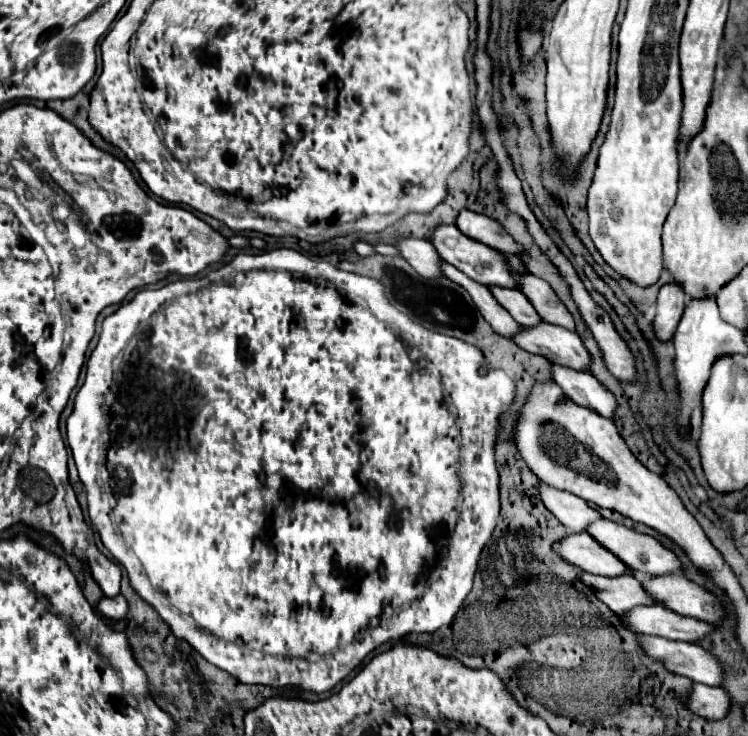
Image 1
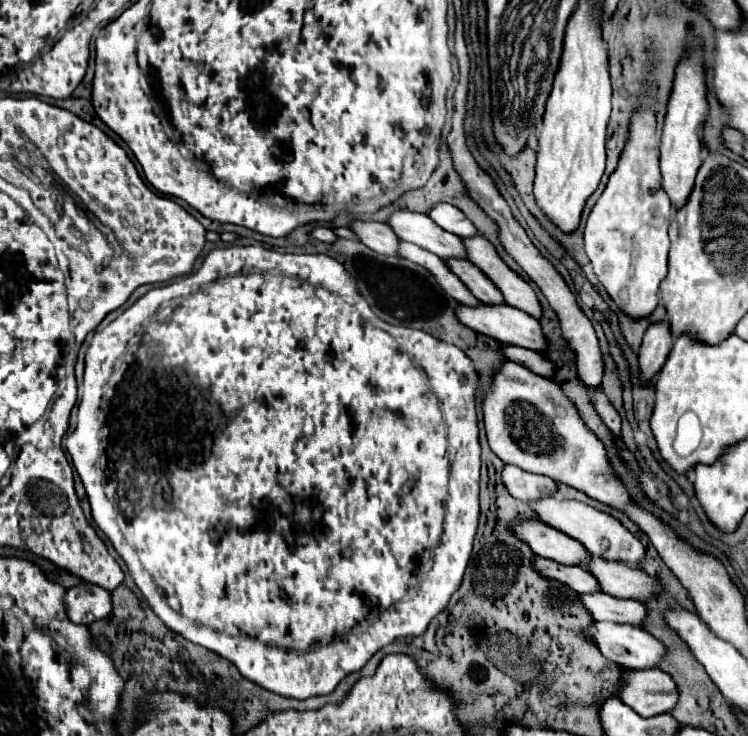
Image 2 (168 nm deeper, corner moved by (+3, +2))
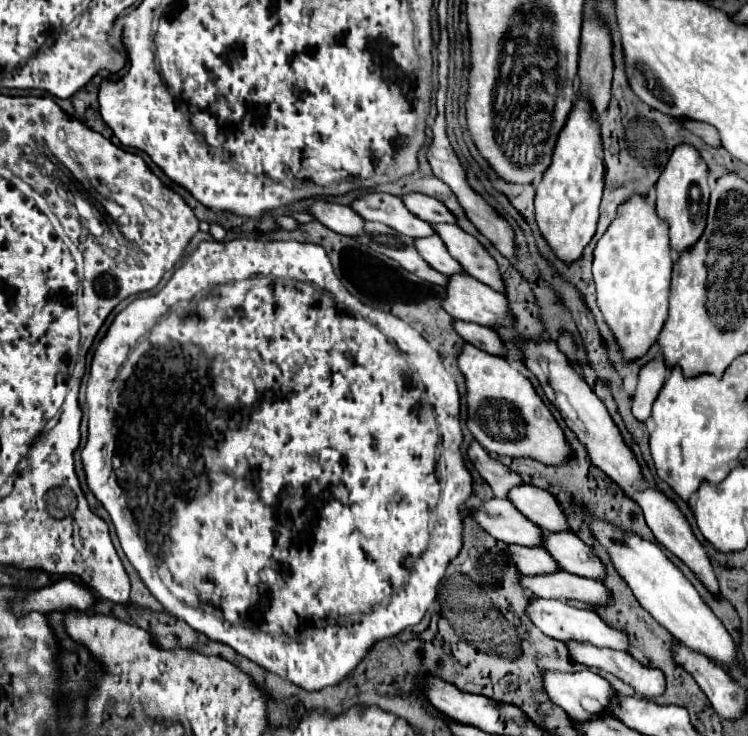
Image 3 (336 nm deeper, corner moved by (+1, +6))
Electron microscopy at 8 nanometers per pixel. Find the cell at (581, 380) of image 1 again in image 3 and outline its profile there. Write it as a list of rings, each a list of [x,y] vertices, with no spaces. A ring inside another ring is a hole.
[[[455,321],[455,331],[471,345],[493,353],[493,355],[501,355],[503,353],[503,341],[499,341],[499,333],[495,333],[489,327],[481,327],[475,323],[467,323],[467,321]]]

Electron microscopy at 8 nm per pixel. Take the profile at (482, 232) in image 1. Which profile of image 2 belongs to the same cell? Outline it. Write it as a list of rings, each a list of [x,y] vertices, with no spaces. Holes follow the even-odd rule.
[[[435,203],[427,213],[425,213],[435,225],[439,225],[441,229],[459,235],[459,237],[471,237],[477,233],[475,225],[471,225],[471,221],[457,211],[453,205],[449,203]]]

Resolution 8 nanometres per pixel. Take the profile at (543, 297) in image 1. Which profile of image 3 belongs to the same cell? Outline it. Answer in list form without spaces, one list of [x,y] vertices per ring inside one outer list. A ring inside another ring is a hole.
[[[439,223],[439,225],[433,225],[433,229],[445,241],[449,253],[461,263],[465,273],[469,273],[471,277],[489,285],[495,291],[501,291],[501,293],[507,291],[507,285],[501,277],[497,261],[473,235],[459,229],[459,225]]]

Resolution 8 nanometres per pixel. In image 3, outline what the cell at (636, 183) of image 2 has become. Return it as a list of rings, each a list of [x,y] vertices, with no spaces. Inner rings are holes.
[[[653,189],[647,195],[633,193],[617,207],[617,217],[597,241],[593,253],[597,303],[629,361],[641,357],[661,333],[667,319],[671,267],[669,229],[655,211]]]

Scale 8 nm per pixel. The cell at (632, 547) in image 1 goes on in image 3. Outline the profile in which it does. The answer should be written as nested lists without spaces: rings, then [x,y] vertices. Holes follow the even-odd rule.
[[[519,485],[509,491],[509,499],[525,517],[535,521],[535,525],[539,525],[541,529],[545,531],[567,529],[569,531],[565,511],[559,499],[551,495],[549,491],[535,485]]]

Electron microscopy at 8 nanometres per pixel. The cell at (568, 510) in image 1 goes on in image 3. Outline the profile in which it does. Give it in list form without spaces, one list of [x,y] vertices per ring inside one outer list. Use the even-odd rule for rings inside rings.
[[[473,441],[469,451],[467,451],[469,459],[473,461],[475,469],[481,473],[481,477],[491,485],[495,497],[507,497],[507,489],[513,489],[515,485],[523,485],[521,475],[517,475],[515,471],[511,471],[505,463],[491,459],[489,453],[477,443]]]

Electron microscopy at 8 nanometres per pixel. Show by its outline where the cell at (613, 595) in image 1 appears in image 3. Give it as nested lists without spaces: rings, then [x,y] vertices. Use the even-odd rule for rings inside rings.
[[[511,545],[509,547],[511,557],[517,565],[517,569],[527,575],[527,573],[559,573],[559,565],[555,567],[555,561],[551,561],[551,555],[541,547],[519,547]]]

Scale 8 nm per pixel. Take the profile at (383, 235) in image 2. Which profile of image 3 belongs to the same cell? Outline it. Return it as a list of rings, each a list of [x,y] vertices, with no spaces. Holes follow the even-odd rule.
[[[315,201],[309,213],[315,215],[319,223],[333,229],[335,233],[341,233],[341,235],[347,235],[347,237],[363,235],[365,219],[359,217],[359,213],[355,213],[351,207],[327,203],[327,201]]]

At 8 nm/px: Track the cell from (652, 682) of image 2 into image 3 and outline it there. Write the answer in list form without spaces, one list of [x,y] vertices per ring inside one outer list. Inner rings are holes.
[[[567,641],[567,647],[573,661],[589,665],[589,667],[597,667],[601,671],[615,675],[617,679],[633,687],[635,695],[641,699],[653,701],[655,697],[661,697],[667,689],[663,671],[639,663],[635,657],[631,657],[625,651],[599,649],[579,641]]]

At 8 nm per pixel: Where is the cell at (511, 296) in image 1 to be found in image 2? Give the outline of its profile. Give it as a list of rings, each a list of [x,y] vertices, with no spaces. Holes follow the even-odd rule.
[[[443,259],[443,263],[449,267],[451,273],[455,273],[463,285],[479,299],[479,301],[489,301],[489,305],[497,305],[501,299],[501,293],[497,293],[497,287],[467,259]]]

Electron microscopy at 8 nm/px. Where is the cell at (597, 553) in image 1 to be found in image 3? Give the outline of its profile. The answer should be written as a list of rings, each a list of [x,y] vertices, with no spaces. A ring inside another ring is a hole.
[[[491,499],[483,503],[475,513],[479,525],[499,541],[509,545],[525,545],[525,547],[541,547],[539,545],[539,529],[533,521],[527,521],[523,513],[515,511],[515,505],[507,499]]]

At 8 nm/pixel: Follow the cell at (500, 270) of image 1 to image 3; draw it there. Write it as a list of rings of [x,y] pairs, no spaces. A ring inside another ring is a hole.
[[[371,193],[365,197],[359,197],[351,205],[363,219],[377,221],[383,225],[393,227],[395,231],[407,235],[407,237],[431,237],[435,231],[431,225],[419,217],[415,217],[407,207],[403,207],[403,201],[395,195],[387,193]]]

